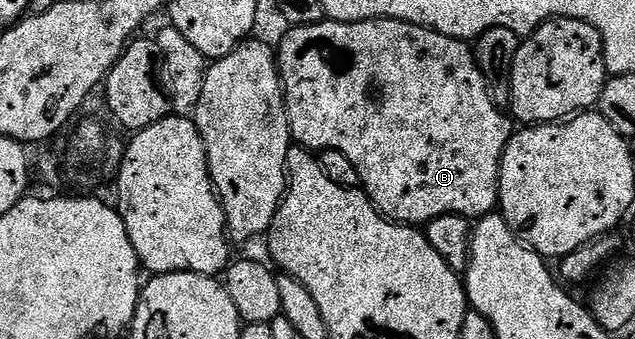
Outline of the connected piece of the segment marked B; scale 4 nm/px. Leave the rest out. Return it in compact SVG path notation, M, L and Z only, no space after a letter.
M325 18L316 24L289 27L287 31L280 48L278 44L278 63L280 81L284 83L286 114L293 141L299 147L316 154L326 150L338 150L338 154L346 154L346 158L350 158L350 163L354 165L354 170L358 170L360 188L371 198L372 205L382 216L396 221L397 224L427 226L431 220L442 214L479 218L497 211L500 202L500 163L512 137L514 124L509 113L492 100L492 94L476 61L475 51L465 41L455 40L446 34L438 34L429 28L401 20L363 20L355 24Z

